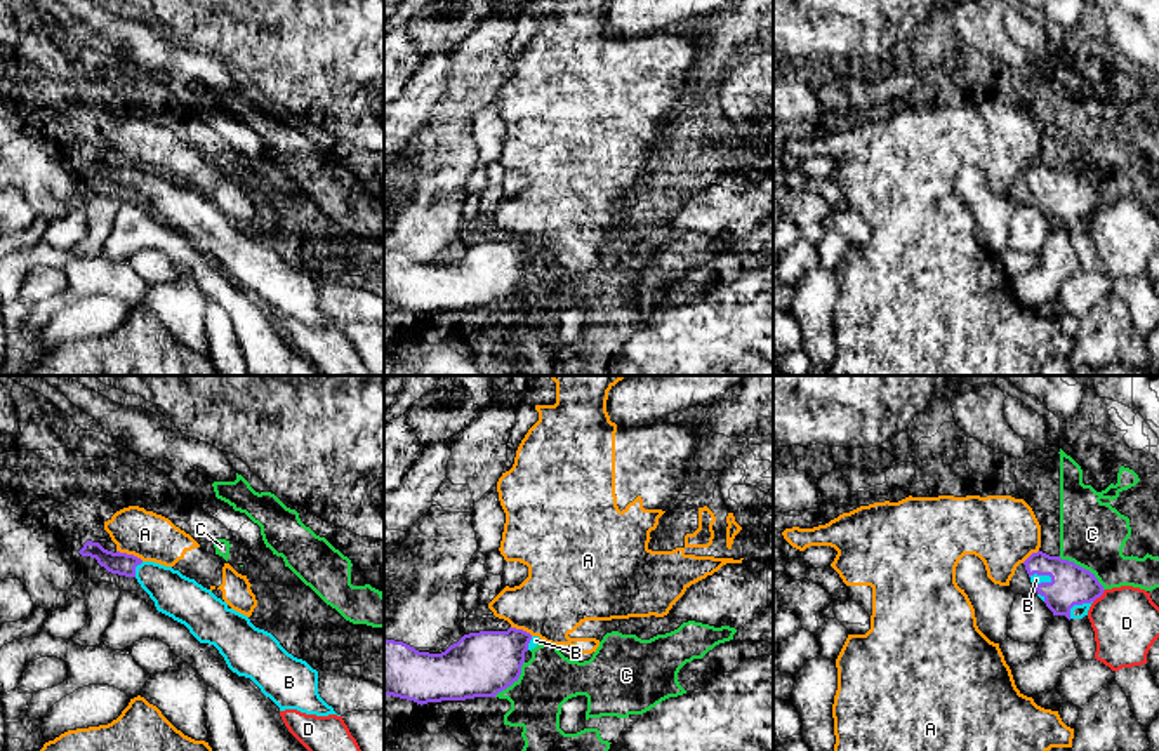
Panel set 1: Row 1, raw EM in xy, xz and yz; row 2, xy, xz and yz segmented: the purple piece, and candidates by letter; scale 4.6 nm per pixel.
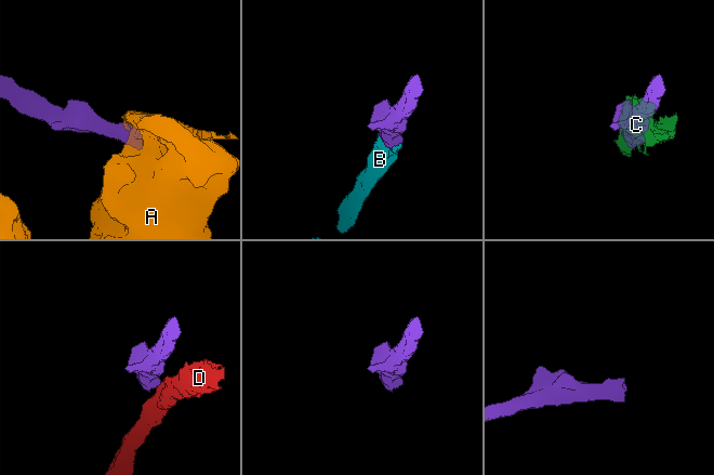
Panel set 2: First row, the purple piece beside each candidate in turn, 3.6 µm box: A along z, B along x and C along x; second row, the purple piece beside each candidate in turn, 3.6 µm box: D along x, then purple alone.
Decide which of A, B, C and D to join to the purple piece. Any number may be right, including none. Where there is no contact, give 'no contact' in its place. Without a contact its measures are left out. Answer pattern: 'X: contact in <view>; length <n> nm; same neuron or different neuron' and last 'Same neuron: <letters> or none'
A: contact in xy; length 140 nm; different neuron
B: contact in yz; length 140 nm; same neuron
C: contact in yz; length 260 nm; different neuron
D: contact in yz; length 90 nm; different neuron
Same neuron: B

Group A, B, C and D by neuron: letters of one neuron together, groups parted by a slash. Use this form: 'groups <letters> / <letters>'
groups A / B / C / D

